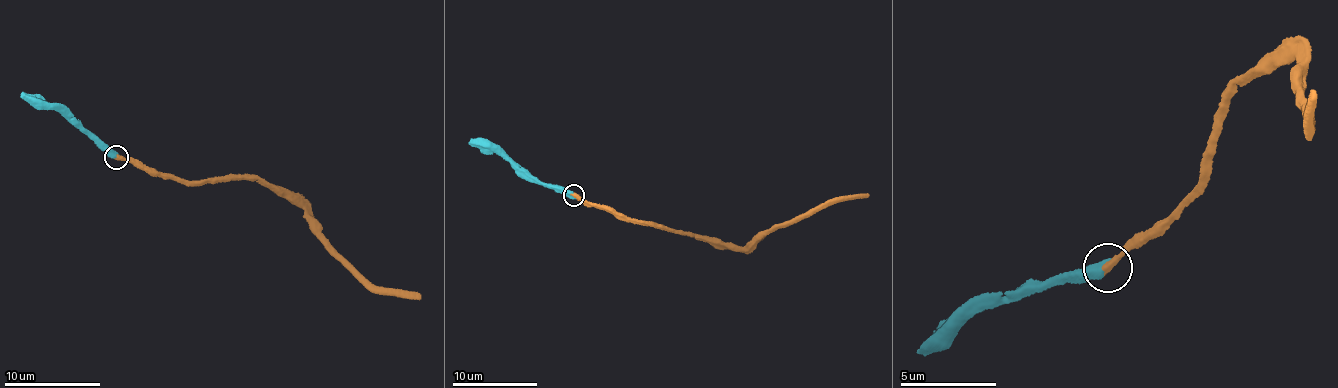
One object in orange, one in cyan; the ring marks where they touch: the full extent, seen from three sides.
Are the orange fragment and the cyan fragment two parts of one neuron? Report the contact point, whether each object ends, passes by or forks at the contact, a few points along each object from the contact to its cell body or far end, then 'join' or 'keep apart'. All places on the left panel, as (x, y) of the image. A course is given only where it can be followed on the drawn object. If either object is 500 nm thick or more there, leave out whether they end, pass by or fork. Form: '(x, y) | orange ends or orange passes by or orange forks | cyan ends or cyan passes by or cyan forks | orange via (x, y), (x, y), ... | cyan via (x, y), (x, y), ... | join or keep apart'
(116, 157) | orange via (117, 157), (201, 184), (244, 178), (294, 193), (306, 211), (311, 231), (356, 275), (384, 289), (420, 298) | cyan via (114, 156), (100, 150), (61, 112), (23, 95) | join

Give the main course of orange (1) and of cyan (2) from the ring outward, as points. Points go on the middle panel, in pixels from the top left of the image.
1: (574, 196), (625, 216), (730, 245), (746, 245), (758, 233), (811, 215), (837, 200), (863, 198), (868, 193)
2: (572, 195), (537, 182), (509, 161), (474, 144), (470, 138)

